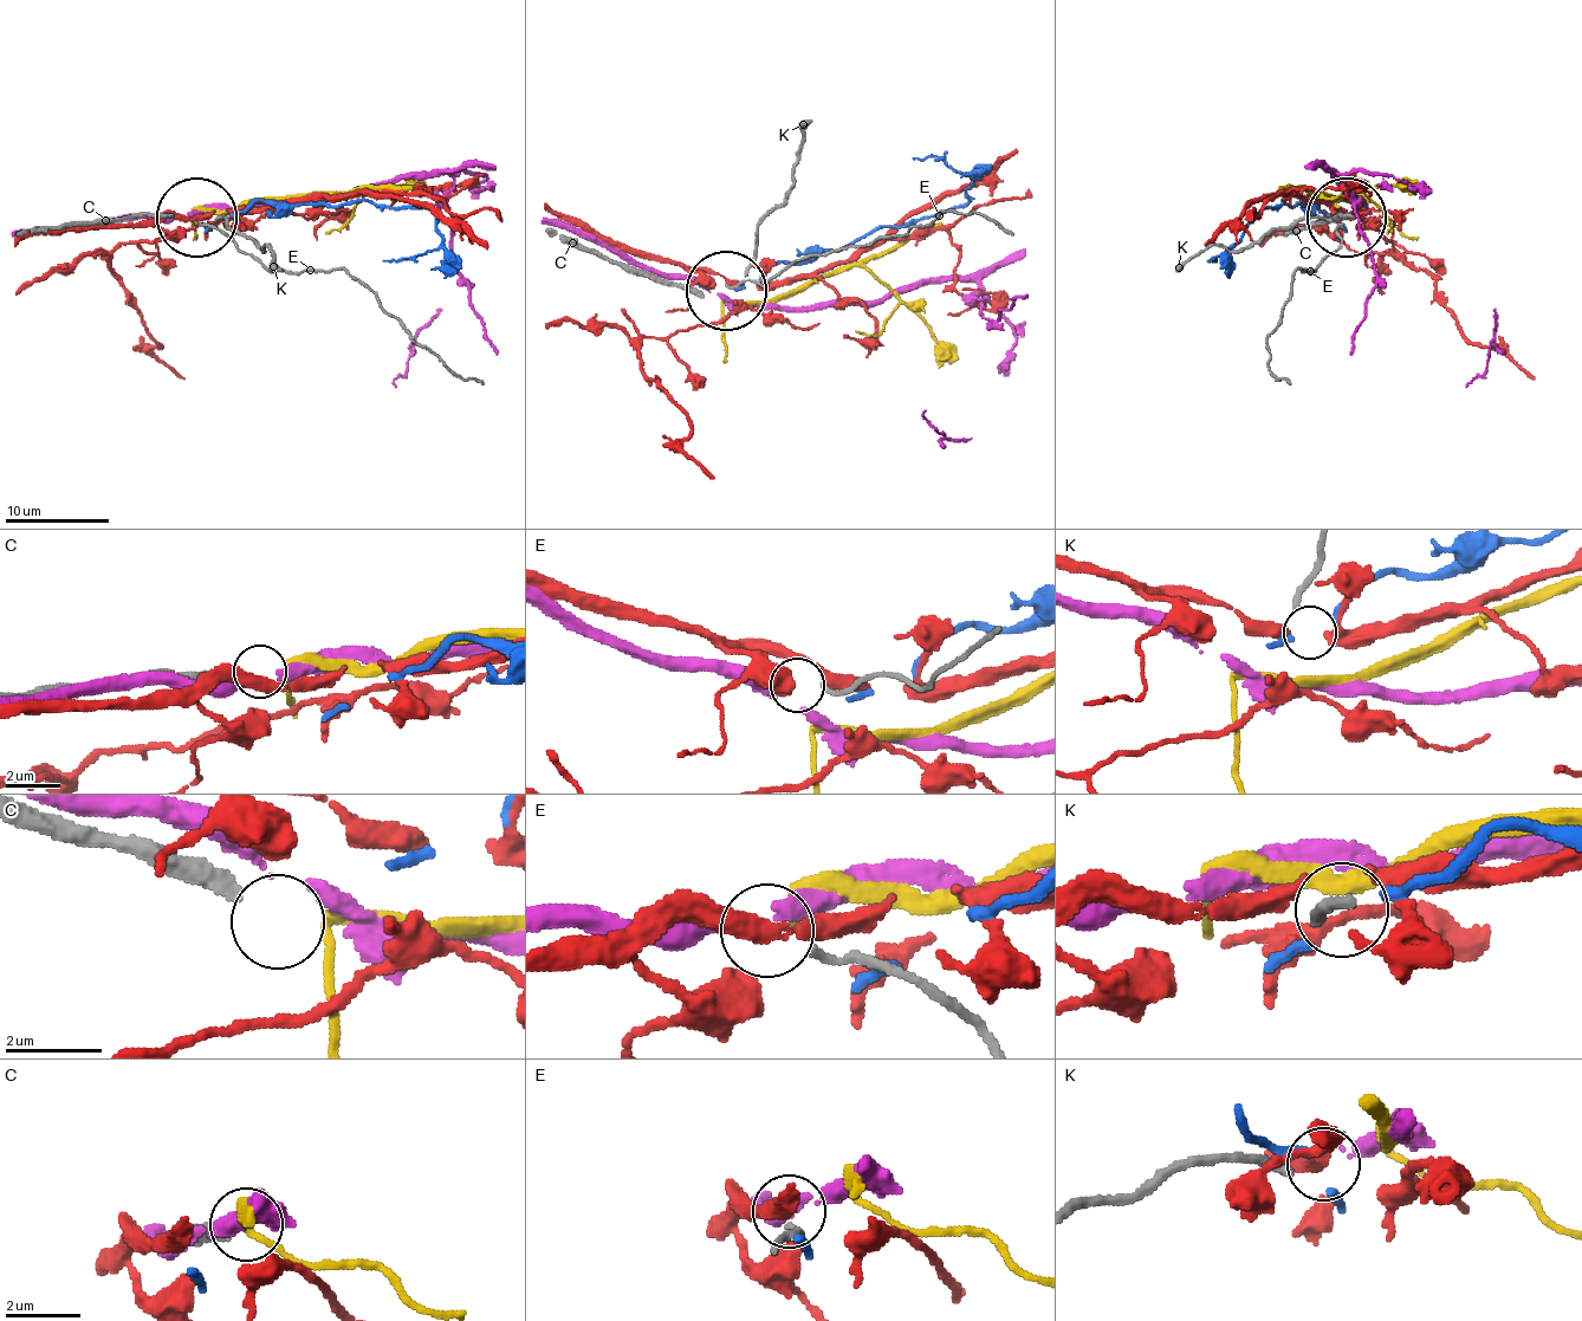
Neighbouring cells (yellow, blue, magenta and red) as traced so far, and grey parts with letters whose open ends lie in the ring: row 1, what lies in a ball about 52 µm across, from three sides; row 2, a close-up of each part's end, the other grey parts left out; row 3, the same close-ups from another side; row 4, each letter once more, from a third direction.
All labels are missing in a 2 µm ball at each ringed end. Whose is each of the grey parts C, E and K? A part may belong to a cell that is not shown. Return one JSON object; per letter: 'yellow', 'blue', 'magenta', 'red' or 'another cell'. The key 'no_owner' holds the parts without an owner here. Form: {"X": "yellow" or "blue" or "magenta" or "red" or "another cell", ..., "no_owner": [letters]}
{"C": "yellow", "E": "magenta", "K": "another cell", "no_owner": ["K"]}

